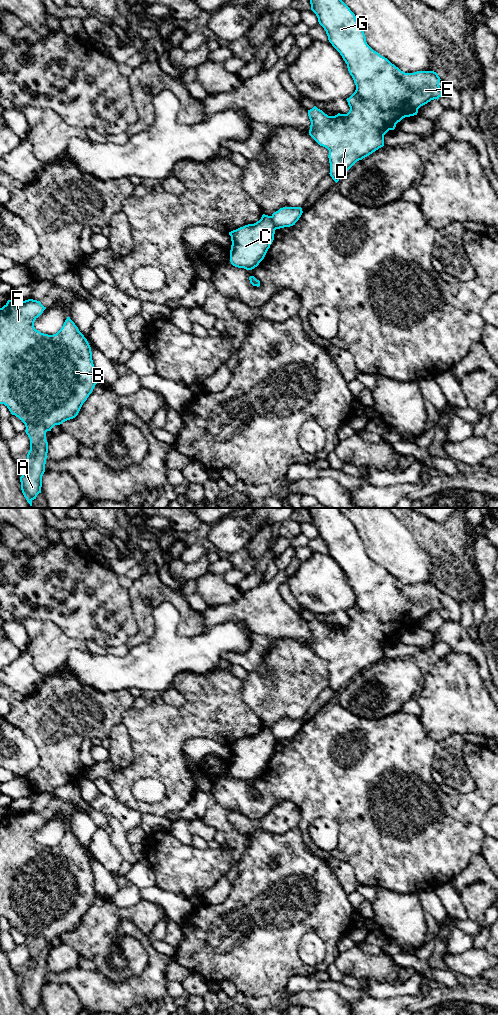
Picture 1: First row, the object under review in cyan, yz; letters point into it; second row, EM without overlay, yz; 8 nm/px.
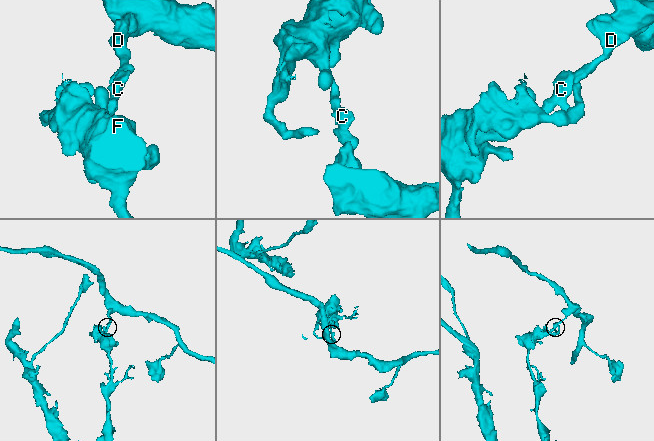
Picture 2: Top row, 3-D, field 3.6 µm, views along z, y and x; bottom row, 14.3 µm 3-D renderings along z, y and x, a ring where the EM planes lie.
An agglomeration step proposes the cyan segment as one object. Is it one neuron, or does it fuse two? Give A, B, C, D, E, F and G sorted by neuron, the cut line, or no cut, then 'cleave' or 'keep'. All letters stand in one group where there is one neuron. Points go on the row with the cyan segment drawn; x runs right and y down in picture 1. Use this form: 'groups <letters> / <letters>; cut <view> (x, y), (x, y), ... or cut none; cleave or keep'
groups A B C F / D E G; cut yz (270, 216), (275, 229); cleave

